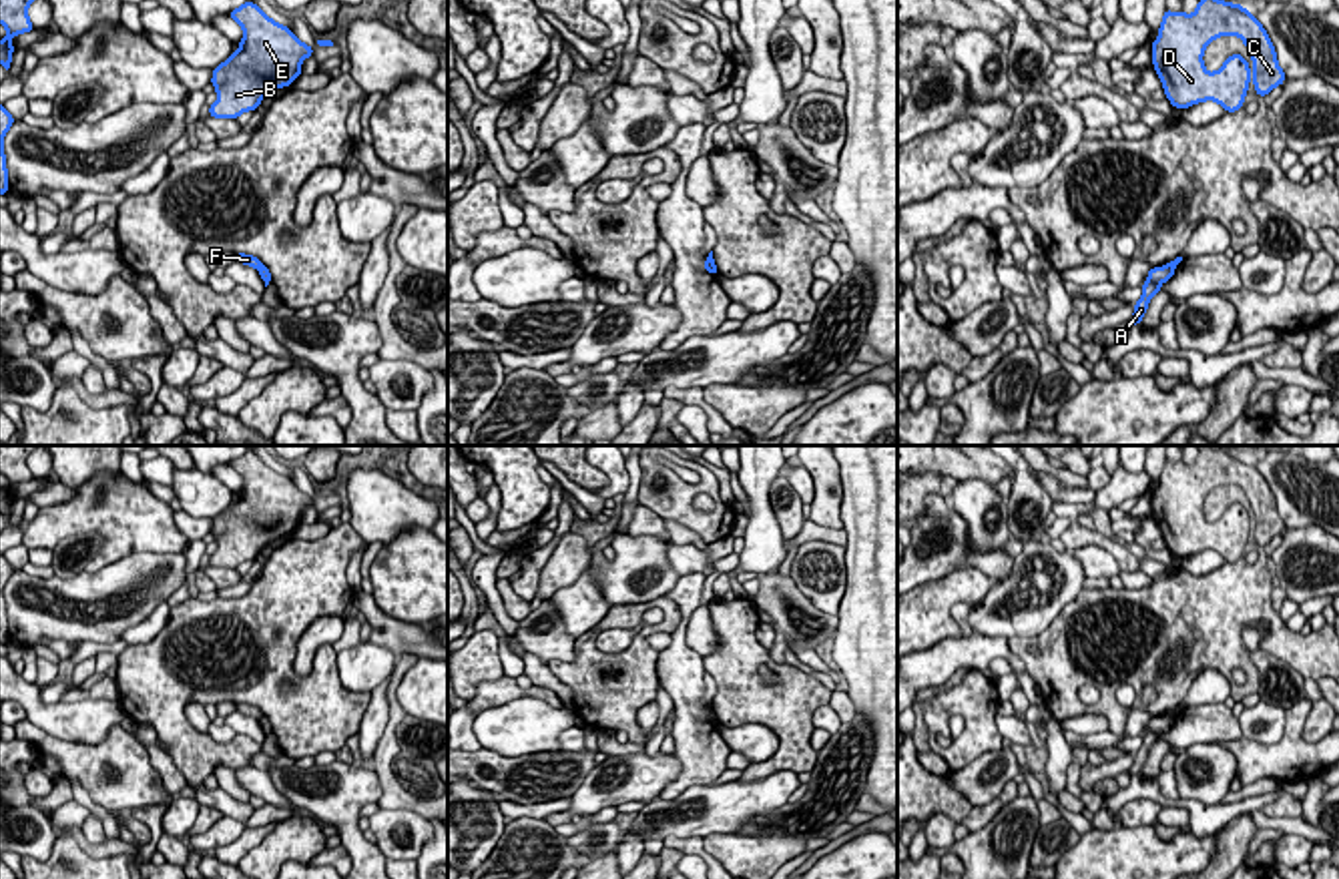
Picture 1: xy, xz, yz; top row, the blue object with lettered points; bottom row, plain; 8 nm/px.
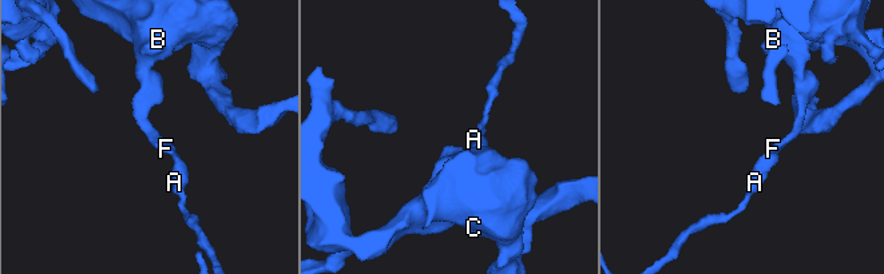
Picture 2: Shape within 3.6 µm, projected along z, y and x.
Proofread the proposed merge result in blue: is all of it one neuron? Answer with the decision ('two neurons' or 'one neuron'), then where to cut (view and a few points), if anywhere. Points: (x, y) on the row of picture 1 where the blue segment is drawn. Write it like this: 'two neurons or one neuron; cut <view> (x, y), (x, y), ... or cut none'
two neurons; cut xz (707, 257), (711, 271)

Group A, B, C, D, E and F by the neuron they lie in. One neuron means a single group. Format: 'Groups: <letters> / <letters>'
Groups: A / B C D E F

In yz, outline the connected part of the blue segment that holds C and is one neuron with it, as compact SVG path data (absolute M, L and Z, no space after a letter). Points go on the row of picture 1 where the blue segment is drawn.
M1198 0L1190 16L1164 10L1152 42L1152 64L1172 106L1182 110L1204 100L1219 102L1227 112L1243 106L1249 88L1247 60L1231 54L1217 72L1204 68L1204 48L1219 36L1239 36L1249 48L1259 96L1285 82L1275 46L1249 10L1225 0Z

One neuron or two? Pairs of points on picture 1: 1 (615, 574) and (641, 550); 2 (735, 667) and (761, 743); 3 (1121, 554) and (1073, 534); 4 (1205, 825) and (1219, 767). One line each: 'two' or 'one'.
1: one
2: two
3: one
4: two

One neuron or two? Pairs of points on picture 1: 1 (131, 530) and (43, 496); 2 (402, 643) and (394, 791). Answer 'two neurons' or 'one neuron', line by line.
1: two neurons
2: two neurons

